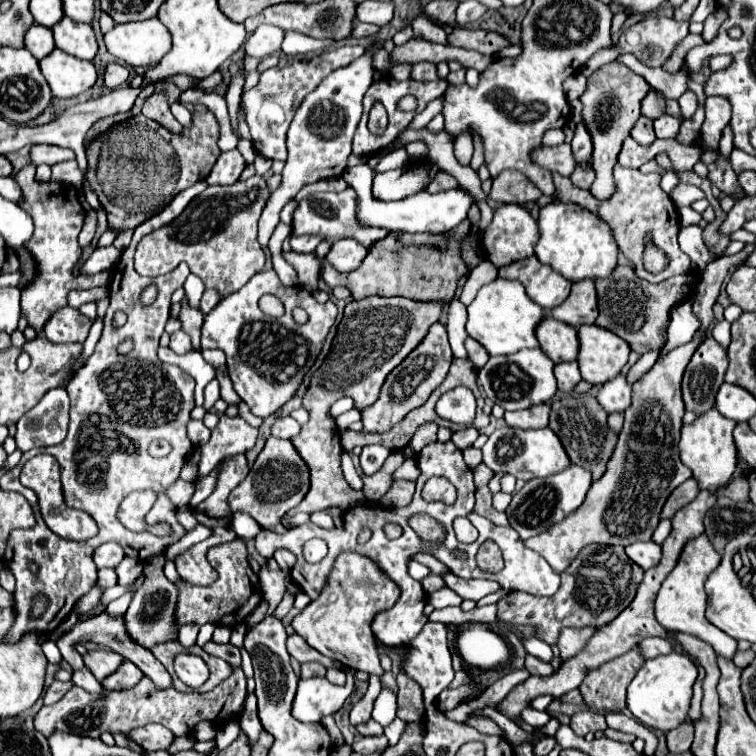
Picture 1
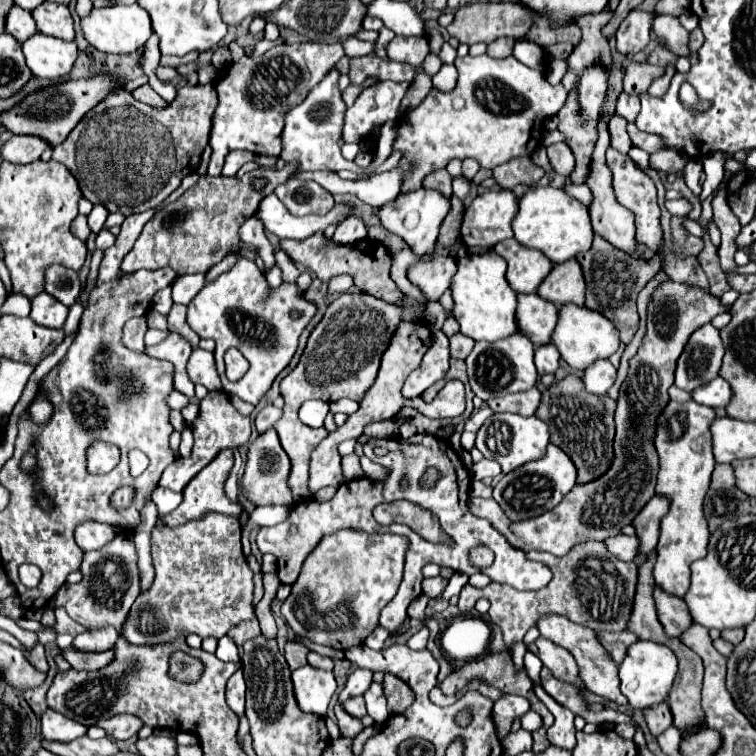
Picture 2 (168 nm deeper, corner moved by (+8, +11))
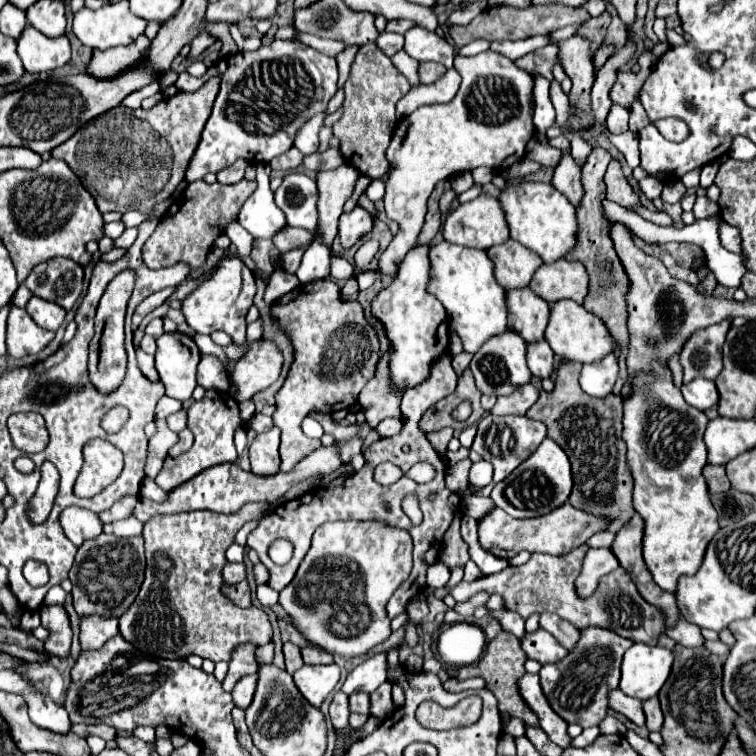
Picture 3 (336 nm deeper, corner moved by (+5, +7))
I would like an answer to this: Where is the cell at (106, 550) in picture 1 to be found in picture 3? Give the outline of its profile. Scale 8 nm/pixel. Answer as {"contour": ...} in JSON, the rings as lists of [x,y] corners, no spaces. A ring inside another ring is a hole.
{"contour":[[[66,508],[60,514],[60,524],[64,528],[64,534],[76,546],[82,546],[86,540],[94,540],[104,532],[102,520],[98,518],[98,514],[86,508]]]}

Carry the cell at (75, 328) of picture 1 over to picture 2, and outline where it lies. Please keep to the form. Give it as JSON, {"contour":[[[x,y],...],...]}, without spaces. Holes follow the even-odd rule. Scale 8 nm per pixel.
{"contour":[[[41,292],[31,300],[31,318],[47,328],[63,328],[67,318],[67,306],[63,306],[47,292]]]}

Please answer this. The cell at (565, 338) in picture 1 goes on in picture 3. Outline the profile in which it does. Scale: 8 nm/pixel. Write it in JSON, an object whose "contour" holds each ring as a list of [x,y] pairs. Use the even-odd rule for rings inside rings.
{"contour":[[[530,288],[508,292],[508,326],[526,342],[544,340],[544,330],[550,320],[550,304],[534,296]]]}

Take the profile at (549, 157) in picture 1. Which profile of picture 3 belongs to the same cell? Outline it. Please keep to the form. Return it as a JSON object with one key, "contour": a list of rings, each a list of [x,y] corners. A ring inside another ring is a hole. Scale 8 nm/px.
{"contour":[[[564,152],[560,158],[560,164],[554,170],[552,184],[556,190],[560,190],[574,206],[578,206],[578,200],[582,198],[582,182],[580,182],[580,164],[572,158],[570,152]]]}

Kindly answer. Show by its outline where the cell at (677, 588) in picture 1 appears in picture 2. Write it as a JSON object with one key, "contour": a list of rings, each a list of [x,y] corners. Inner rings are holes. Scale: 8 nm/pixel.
{"contour":[[[669,400],[667,408],[659,414],[655,428],[655,450],[659,456],[659,472],[655,494],[669,500],[669,512],[659,522],[657,562],[653,568],[655,582],[669,594],[683,598],[691,582],[691,562],[707,554],[709,530],[703,514],[703,498],[709,490],[711,470],[715,458],[711,450],[709,426],[715,420],[715,412],[709,406],[697,402]]]}

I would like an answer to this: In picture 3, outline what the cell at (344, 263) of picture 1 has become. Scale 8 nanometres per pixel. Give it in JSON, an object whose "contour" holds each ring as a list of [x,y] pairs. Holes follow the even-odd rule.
{"contour":[[[356,206],[350,214],[342,214],[338,222],[342,248],[350,248],[352,244],[356,244],[366,232],[370,232],[370,228],[372,228],[372,216],[362,206]]]}

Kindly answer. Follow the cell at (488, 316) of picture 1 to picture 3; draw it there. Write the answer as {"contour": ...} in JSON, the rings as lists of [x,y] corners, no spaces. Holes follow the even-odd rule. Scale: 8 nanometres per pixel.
{"contour":[[[442,240],[430,248],[432,260],[432,284],[430,290],[444,304],[450,326],[460,334],[466,352],[478,352],[478,348],[508,330],[506,290],[496,282],[494,262],[486,250],[470,250],[466,246],[450,244]]]}

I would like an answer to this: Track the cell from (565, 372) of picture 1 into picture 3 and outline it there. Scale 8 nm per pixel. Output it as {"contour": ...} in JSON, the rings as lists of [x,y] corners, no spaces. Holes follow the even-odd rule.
{"contour":[[[546,340],[530,344],[530,348],[528,348],[528,368],[538,378],[550,378],[552,376],[552,372],[554,372],[554,352],[546,344]]]}

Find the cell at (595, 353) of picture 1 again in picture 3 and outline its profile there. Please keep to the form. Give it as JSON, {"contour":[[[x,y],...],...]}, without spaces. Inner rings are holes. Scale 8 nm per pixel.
{"contour":[[[560,300],[558,304],[552,304],[550,322],[546,328],[546,342],[560,358],[568,362],[580,362],[580,364],[598,362],[606,354],[610,354],[616,346],[606,324],[598,316],[588,312],[584,306],[574,304],[572,300]]]}

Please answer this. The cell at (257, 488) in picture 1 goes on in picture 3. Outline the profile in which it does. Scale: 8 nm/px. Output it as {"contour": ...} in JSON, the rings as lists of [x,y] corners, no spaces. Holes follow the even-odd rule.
{"contour":[[[274,426],[270,432],[258,434],[254,442],[250,444],[250,464],[252,472],[258,476],[274,476],[280,472],[280,454],[278,454],[278,444],[280,444],[280,432]]]}

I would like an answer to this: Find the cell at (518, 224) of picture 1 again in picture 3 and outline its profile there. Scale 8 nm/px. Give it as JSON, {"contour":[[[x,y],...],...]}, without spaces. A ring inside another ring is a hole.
{"contour":[[[480,194],[472,202],[460,204],[456,210],[452,210],[444,222],[444,238],[452,244],[468,246],[468,248],[482,248],[488,250],[496,244],[504,244],[510,238],[510,232],[506,228],[506,216],[502,212],[502,204],[494,196]]]}

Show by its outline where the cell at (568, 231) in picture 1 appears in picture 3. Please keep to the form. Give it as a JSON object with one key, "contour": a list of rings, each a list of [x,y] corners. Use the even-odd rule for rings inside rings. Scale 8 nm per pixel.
{"contour":[[[514,182],[500,194],[500,204],[506,212],[510,238],[534,250],[546,264],[552,264],[572,252],[578,244],[576,208],[552,184],[544,182]]]}

